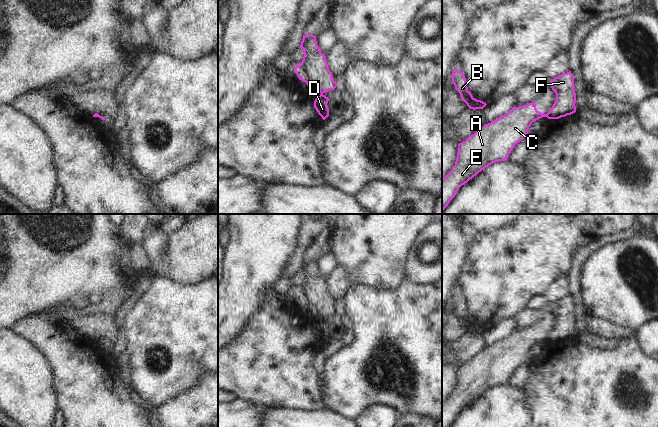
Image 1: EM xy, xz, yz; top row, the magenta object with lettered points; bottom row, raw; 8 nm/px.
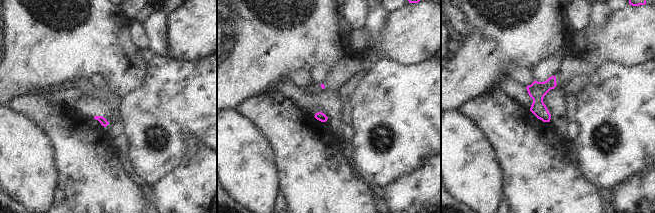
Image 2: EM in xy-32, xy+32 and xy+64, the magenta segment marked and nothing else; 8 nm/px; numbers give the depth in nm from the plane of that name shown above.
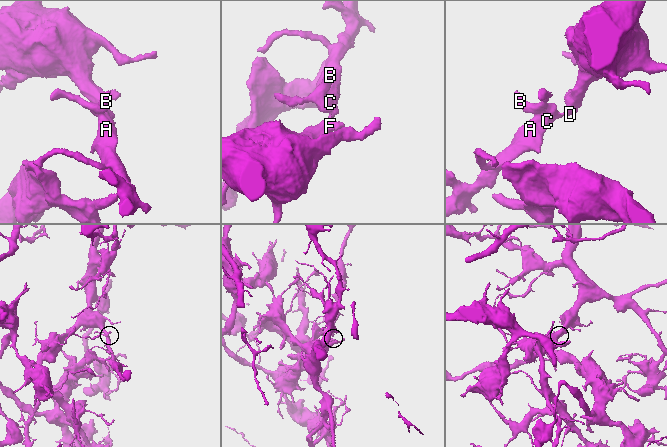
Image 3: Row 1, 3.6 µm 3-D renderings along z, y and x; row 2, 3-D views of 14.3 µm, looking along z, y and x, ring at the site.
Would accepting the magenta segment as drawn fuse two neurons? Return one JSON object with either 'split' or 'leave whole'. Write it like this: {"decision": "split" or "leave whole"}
{"decision": "split"}

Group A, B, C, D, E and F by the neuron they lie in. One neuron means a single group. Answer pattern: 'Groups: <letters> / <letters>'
Groups: A B C E / D F

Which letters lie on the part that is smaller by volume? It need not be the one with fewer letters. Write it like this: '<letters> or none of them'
A, B, C, E

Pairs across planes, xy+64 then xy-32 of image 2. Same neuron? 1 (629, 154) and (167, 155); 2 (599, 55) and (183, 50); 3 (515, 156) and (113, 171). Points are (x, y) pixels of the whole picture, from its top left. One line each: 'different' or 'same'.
1: same
2: same
3: same

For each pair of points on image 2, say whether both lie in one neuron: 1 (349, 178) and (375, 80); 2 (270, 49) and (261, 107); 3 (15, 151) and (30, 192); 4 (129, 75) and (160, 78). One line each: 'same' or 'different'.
1: different
2: different
3: same
4: different

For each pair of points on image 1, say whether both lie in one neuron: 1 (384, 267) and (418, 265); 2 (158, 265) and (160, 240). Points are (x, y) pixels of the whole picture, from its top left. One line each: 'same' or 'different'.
1: different
2: same

